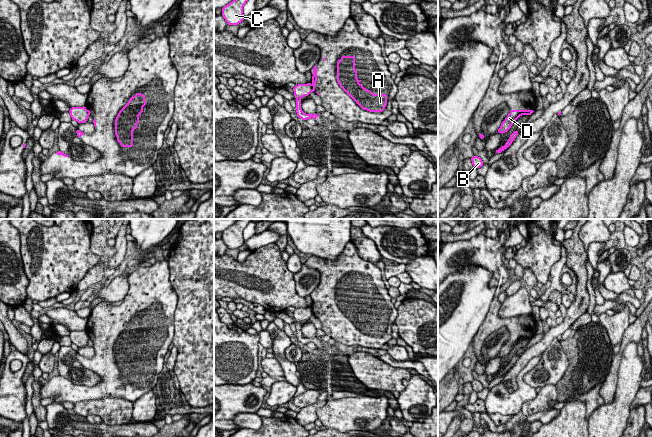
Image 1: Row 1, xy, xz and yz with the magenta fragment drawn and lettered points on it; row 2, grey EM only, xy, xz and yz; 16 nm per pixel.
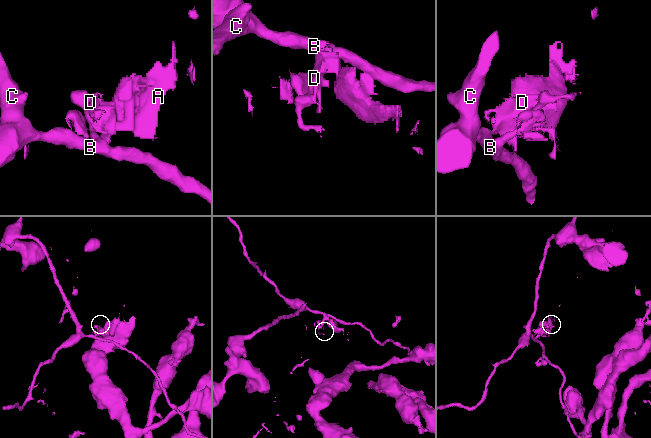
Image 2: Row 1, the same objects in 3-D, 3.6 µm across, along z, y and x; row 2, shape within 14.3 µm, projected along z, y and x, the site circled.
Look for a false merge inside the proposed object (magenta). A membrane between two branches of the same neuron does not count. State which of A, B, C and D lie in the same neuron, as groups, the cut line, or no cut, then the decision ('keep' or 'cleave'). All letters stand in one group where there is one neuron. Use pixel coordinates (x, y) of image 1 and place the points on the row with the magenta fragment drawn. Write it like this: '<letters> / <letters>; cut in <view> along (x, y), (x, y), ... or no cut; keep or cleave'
A D / B C; cut in xz along (312, 87), (313, 90); cleave

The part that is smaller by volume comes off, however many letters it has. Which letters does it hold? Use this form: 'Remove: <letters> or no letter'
Remove: B, C

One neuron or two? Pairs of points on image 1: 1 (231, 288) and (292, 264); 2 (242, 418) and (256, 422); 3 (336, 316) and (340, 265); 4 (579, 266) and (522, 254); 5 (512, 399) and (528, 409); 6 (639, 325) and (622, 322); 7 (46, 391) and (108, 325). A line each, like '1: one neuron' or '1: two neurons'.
1: two neurons
2: one neuron
3: one neuron
4: two neurons
5: two neurons
6: two neurons
7: one neuron

